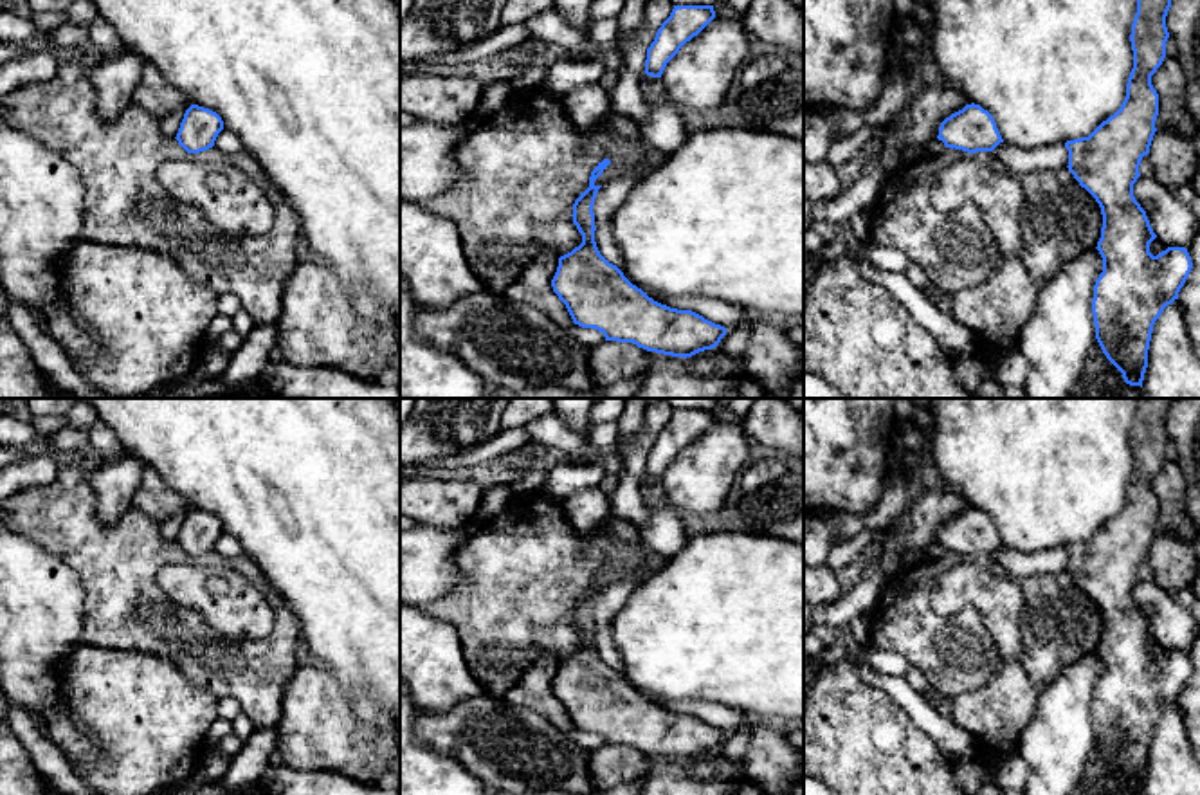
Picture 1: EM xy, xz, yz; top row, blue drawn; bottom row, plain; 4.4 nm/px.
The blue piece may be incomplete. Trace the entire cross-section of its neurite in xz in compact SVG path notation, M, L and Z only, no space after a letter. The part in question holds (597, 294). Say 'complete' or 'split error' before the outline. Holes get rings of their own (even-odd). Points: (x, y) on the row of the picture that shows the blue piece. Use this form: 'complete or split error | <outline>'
complete | M609 159L598 162L589 187L573 204L571 216L582 243L559 258L553 292L575 324L602 332L605 341L632 343L647 352L683 359L715 348L726 335L724 326L692 310L654 301L600 254L593 206L602 186L595 180L609 164Z

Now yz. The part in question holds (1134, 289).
complete | M1137 0L1132 23L1133 69L1121 108L1088 137L1067 141L1068 171L1099 204L1103 215L1097 251L1103 272L1094 285L1095 339L1130 386L1141 386L1155 321L1178 299L1193 263L1187 249L1150 252L1157 238L1133 196L1139 166L1150 153L1159 94L1151 76L1166 58L1166 16L1171 0Z

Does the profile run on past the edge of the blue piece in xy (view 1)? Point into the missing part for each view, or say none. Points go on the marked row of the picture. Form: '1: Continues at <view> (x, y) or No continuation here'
1: No continuation here

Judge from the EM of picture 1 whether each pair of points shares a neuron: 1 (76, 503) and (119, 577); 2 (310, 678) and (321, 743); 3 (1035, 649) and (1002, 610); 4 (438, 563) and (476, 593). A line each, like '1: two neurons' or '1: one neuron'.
1: one neuron
2: one neuron
3: two neurons
4: two neurons

